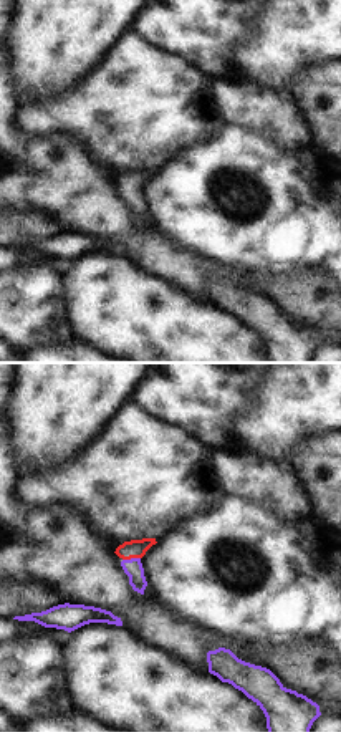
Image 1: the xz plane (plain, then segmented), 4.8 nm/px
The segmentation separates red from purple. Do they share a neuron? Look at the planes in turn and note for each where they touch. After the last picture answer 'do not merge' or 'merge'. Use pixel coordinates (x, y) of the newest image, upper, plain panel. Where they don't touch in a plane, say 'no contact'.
contact (131, 186)

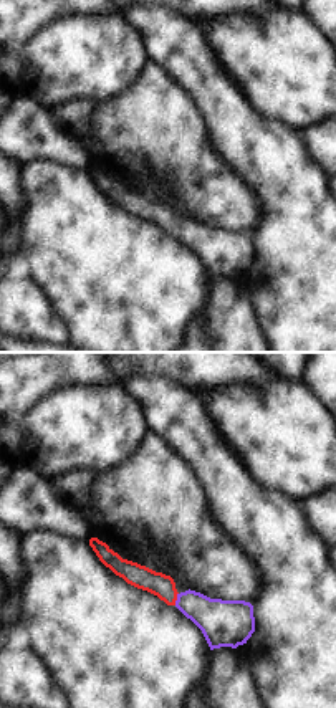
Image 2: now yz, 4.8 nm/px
contact (176, 229)

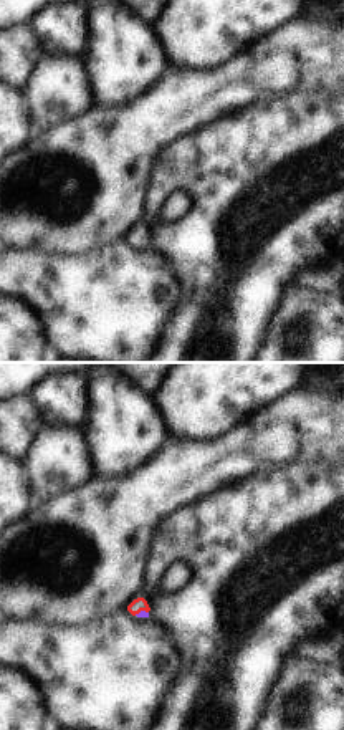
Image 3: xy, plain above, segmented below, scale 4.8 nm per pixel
contact (141, 239)

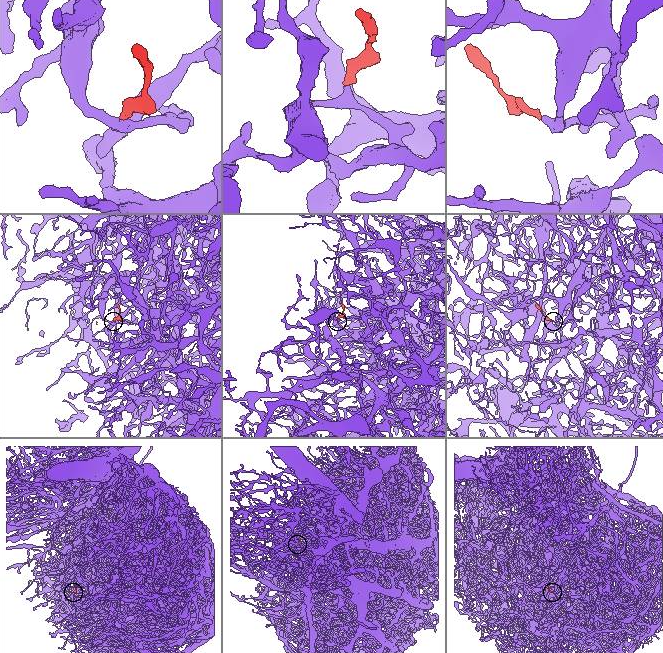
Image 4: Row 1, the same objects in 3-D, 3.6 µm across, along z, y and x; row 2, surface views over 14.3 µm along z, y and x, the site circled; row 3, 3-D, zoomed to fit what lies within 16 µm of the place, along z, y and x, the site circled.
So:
merge

